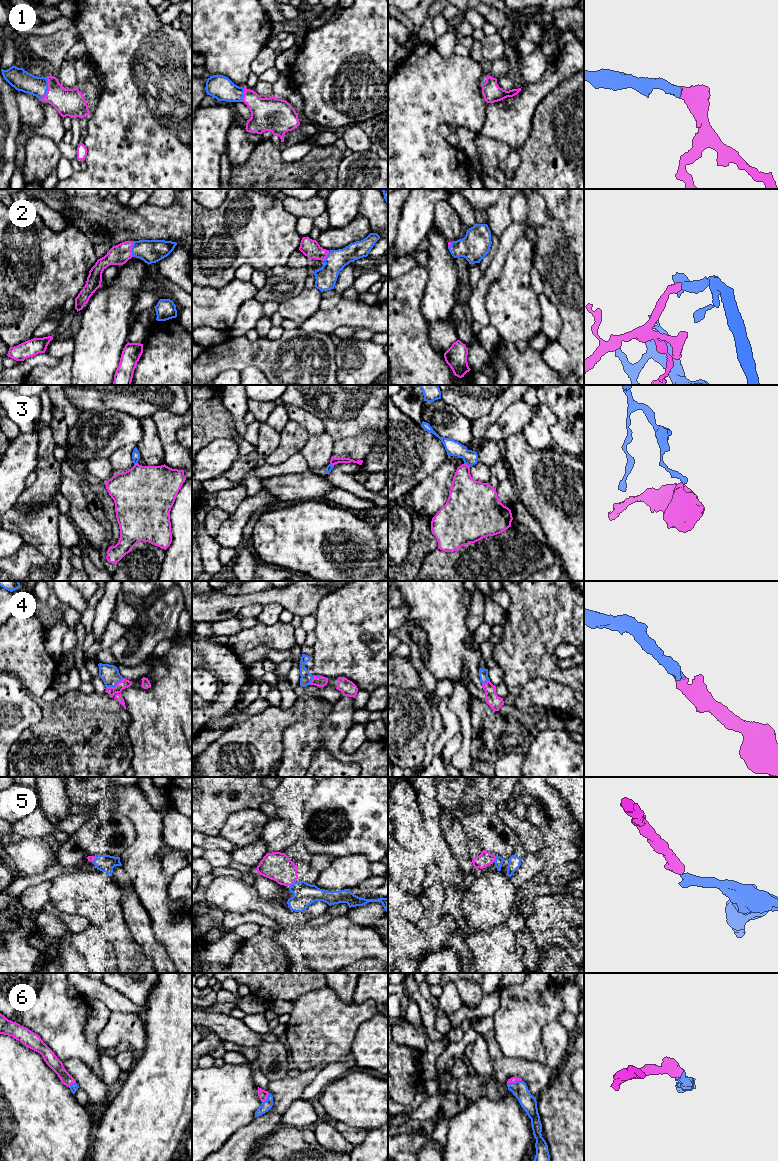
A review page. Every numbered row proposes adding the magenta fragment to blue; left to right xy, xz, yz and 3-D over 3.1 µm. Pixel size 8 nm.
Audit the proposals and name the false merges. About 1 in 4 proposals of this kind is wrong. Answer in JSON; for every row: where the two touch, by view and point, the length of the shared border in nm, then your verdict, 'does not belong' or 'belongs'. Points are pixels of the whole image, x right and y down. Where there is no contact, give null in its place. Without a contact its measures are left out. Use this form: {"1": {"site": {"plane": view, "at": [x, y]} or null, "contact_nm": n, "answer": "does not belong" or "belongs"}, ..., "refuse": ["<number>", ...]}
{"1": {"site": {"plane": "xy", "at": [47, 88]}, "contact_nm": 190, "answer": "belongs"}, "2": {"site": {"plane": "xy", "at": [132, 249]}, "contact_nm": 130, "answer": "belongs"}, "3": {"site": {"plane": "yz", "at": [467, 464]}, "contact_nm": 60, "answer": "does not belong"}, "4": {"site": {"plane": "xy", "at": [115, 685]}, "contact_nm": 170, "answer": "belongs"}, "5": {"site": {"plane": "xz", "at": [292, 884]}, "contact_nm": 80, "answer": "belongs"}, "6": {"site": {"plane": "yz", "at": [515, 1082]}, "contact_nm": 120, "answer": "belongs"}, "refuse": ["3"]}

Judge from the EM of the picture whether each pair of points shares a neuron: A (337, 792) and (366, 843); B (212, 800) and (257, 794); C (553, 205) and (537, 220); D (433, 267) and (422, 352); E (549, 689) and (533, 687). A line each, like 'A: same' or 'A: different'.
A: same
B: same
C: different
D: different
E: same

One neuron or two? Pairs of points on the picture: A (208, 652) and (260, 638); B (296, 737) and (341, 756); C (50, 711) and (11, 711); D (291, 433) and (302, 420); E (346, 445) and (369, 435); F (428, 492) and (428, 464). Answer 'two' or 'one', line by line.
A: two
B: one
C: two
D: two
E: one
F: two

